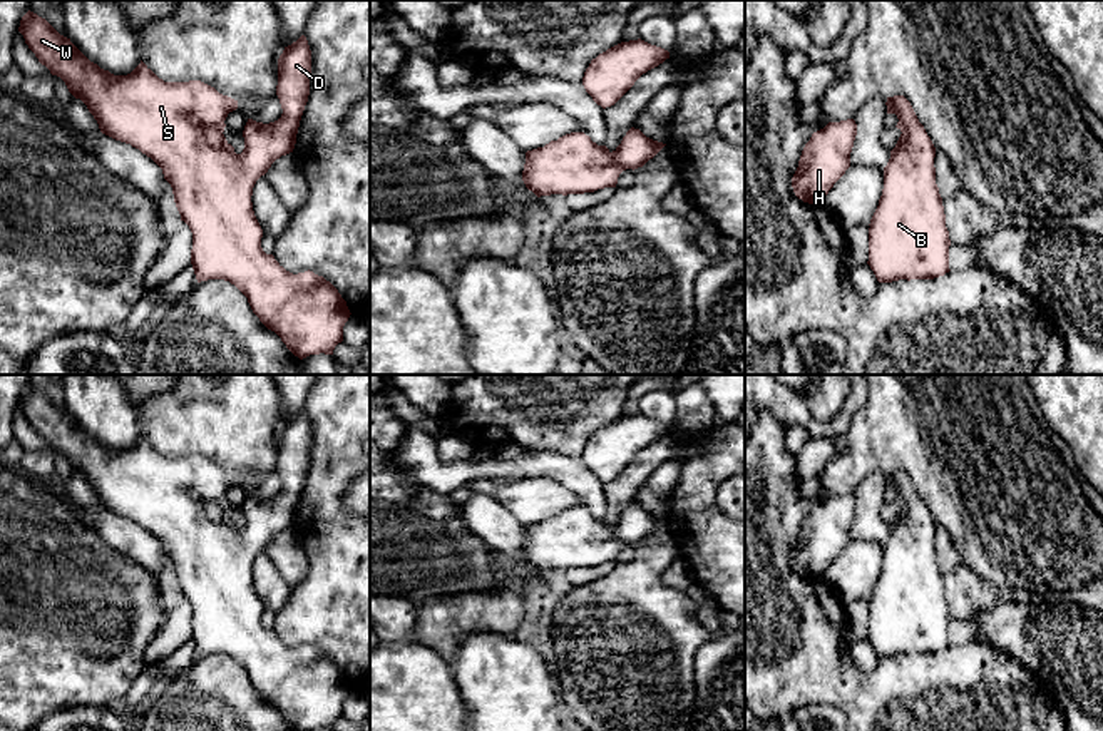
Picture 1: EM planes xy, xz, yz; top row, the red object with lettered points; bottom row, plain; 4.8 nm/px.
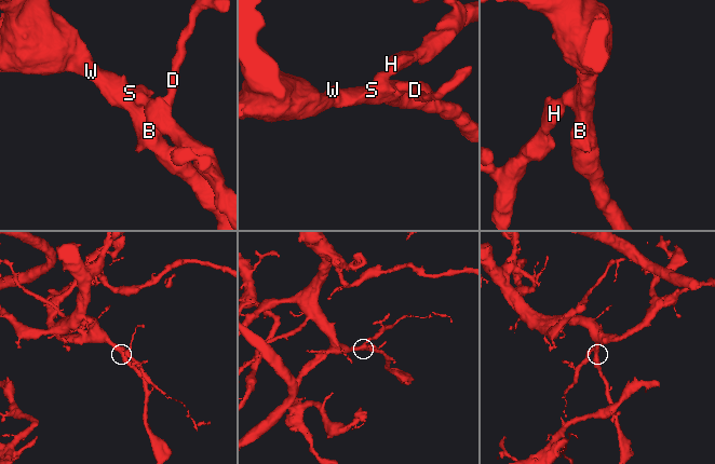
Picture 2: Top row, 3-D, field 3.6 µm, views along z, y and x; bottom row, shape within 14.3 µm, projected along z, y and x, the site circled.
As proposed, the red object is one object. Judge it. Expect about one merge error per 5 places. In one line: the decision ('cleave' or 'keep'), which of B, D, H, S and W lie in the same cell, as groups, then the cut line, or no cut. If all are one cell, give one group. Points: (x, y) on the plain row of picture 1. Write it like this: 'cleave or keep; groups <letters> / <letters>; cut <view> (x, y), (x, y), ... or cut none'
keep; groups B D H S W; cut none

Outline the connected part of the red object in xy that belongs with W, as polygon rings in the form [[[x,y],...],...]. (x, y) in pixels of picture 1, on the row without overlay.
[[[27,386],[18,406],[52,450],[60,452],[69,467],[80,473],[102,509],[131,519],[151,532],[171,559],[176,582],[192,607],[191,639],[198,657],[224,654],[246,672],[253,688],[274,706],[295,731],[333,729],[343,716],[350,693],[338,664],[313,646],[293,649],[261,622],[263,604],[253,585],[253,562],[271,539],[293,527],[300,495],[310,470],[311,425],[305,410],[285,422],[278,433],[278,460],[283,488],[263,498],[248,493],[241,529],[224,512],[224,495],[238,483],[238,475],[201,457],[164,457],[142,435],[127,450],[114,450],[90,437],[70,413],[60,410],[45,393]]]

